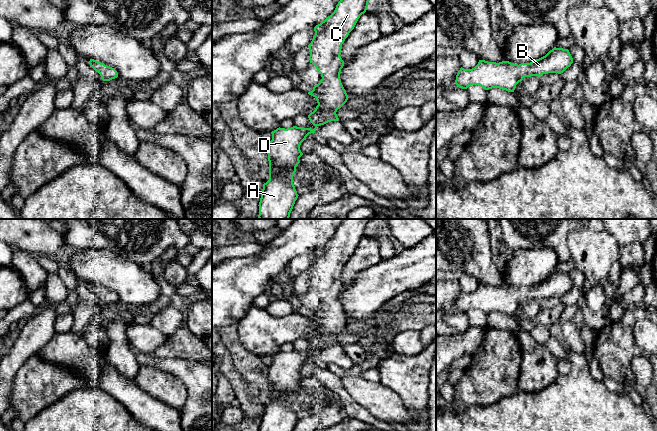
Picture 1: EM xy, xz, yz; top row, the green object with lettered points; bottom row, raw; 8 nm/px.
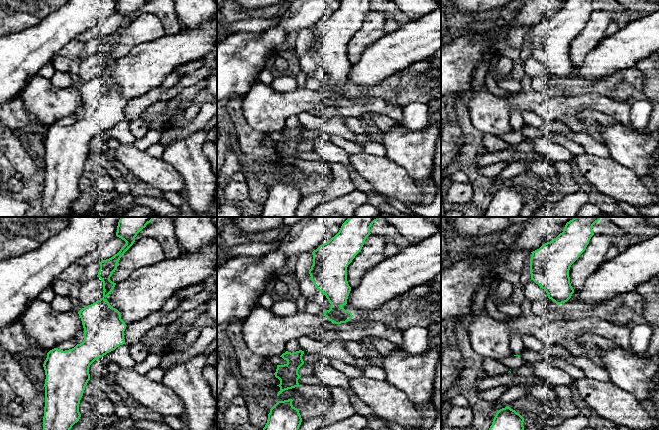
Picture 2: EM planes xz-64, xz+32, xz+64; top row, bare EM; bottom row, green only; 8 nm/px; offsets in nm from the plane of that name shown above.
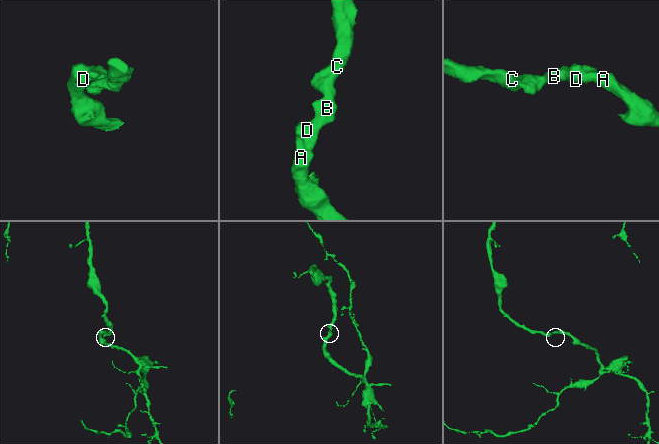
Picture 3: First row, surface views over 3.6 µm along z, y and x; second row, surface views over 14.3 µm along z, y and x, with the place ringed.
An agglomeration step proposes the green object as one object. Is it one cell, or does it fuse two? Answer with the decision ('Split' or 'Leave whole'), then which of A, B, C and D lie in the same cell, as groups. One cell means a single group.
Leave whole. Groups: A B C D

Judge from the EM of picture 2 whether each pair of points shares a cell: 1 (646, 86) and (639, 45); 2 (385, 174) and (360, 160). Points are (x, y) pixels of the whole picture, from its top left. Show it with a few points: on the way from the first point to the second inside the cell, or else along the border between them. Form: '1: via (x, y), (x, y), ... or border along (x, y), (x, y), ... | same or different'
1: border along (648, 56), (640, 59), (634, 66) | different
2: via (379, 171), (366, 165) | same

